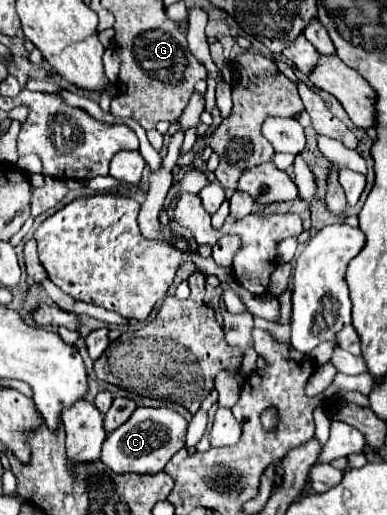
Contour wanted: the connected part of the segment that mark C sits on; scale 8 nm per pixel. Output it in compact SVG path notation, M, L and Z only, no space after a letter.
M136 408L120 428L106 436L100 458L110 470L118 474L136 472L154 476L164 470L164 466L180 448L184 448L186 426L186 420L170 408Z

